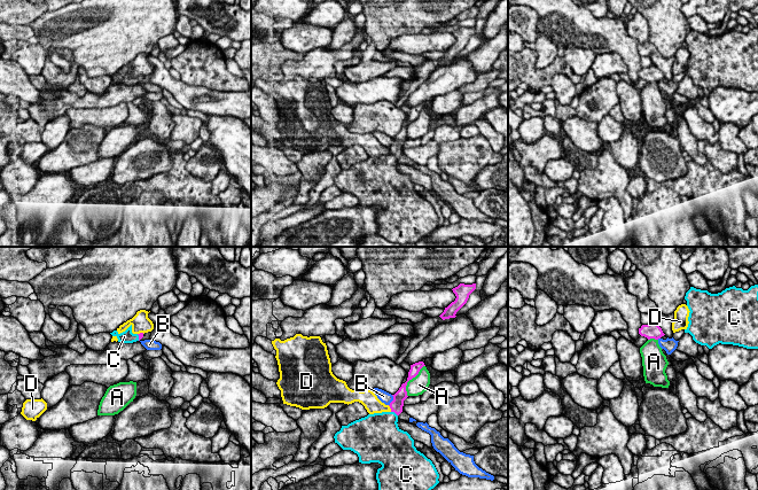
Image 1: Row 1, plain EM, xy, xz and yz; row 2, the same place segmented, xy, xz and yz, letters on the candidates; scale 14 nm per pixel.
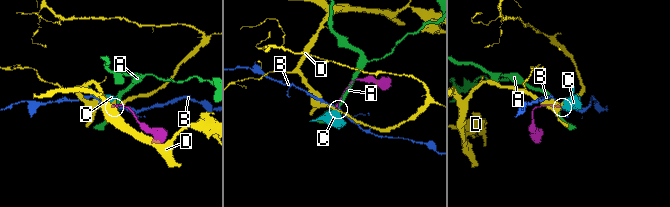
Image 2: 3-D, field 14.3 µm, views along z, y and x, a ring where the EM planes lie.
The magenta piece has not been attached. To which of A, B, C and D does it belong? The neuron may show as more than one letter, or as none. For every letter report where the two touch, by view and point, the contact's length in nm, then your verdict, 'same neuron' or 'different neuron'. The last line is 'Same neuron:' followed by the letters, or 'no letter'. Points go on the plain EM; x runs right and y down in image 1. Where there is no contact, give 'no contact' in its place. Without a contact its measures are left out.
A: xz (409, 122) | 500 nm | different neuron
B: xz (392, 144) | 170 nm | different neuron
C: xz (395, 155) | 120 nm | same neuron
D: xz (390, 150) | 110 nm | different neuron
Same neuron: C

